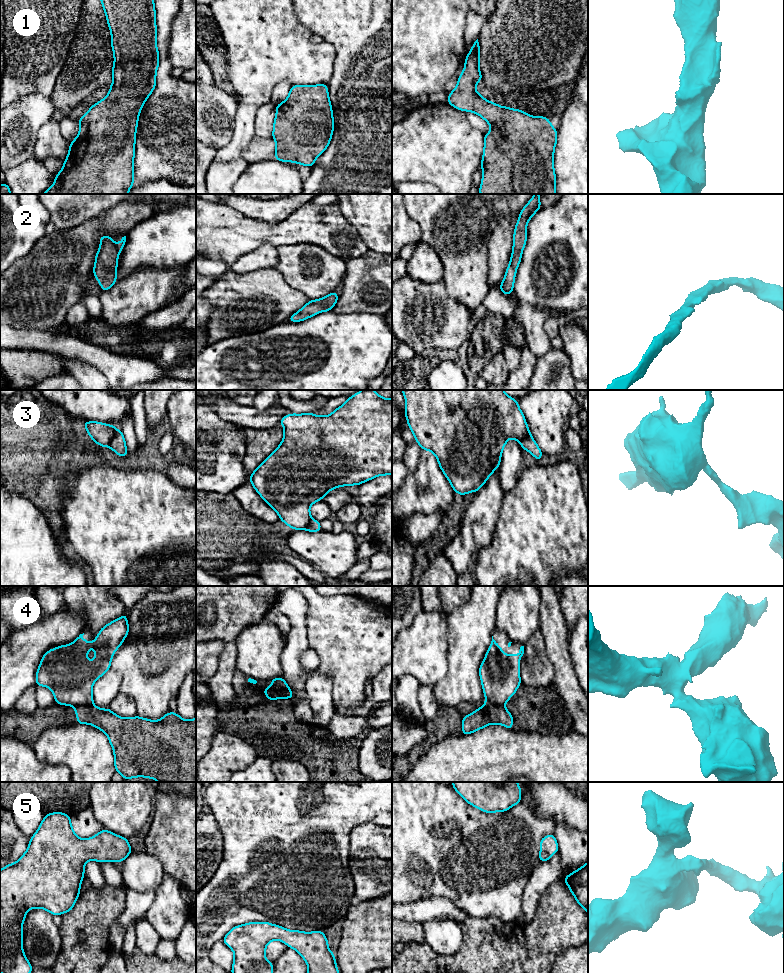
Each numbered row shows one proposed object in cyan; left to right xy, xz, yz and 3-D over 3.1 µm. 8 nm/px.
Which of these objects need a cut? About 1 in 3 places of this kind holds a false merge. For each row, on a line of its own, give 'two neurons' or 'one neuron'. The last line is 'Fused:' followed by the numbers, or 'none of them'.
1: one neuron
2: one neuron
3: two neurons
4: two neurons
5: one neuron
Fused: 3, 4

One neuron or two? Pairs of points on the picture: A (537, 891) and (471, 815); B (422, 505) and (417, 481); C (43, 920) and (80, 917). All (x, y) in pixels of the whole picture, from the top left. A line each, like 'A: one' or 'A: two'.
A: two
B: one
C: two

